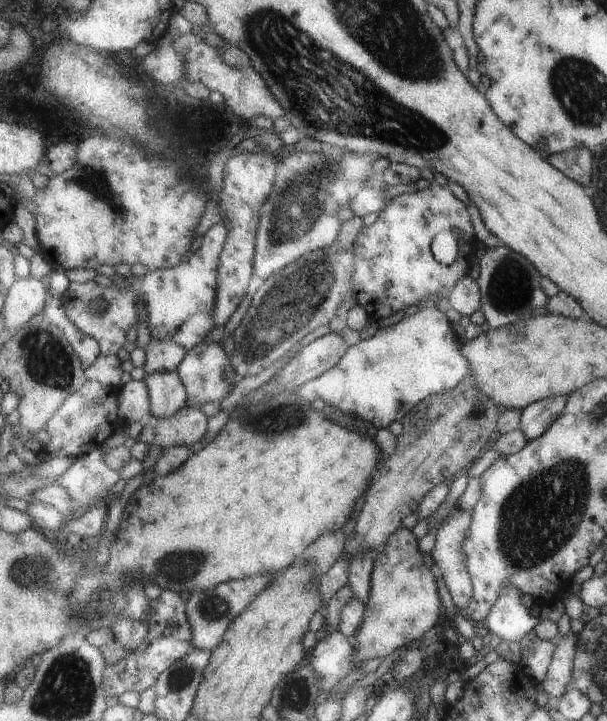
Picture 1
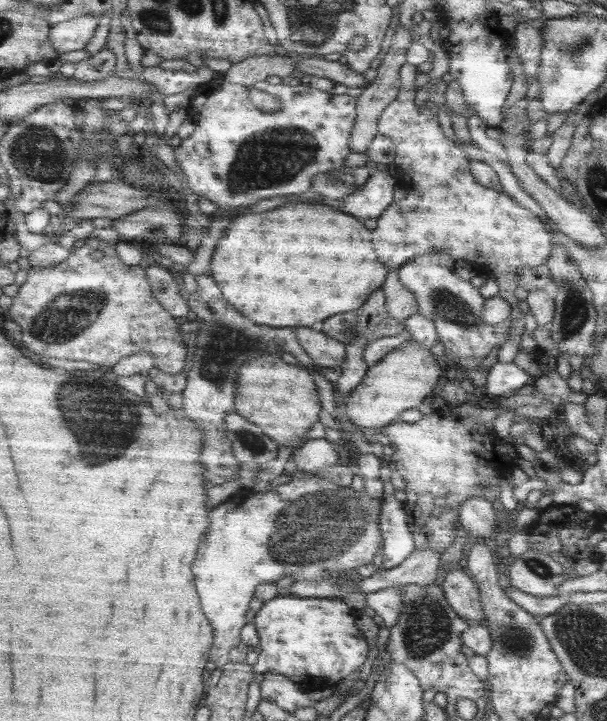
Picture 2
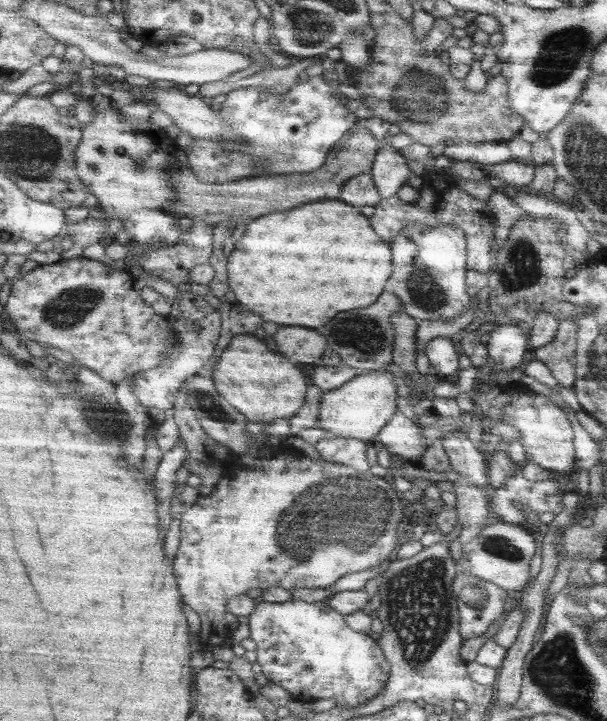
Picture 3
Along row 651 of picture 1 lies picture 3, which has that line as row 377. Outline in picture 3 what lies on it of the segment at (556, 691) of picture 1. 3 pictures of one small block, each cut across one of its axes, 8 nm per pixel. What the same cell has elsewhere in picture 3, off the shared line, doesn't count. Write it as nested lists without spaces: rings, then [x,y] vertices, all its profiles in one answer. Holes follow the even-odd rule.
[[[565,318],[557,324],[555,336],[549,344],[531,350],[531,358],[543,362],[559,386],[571,388],[575,382],[575,348],[577,348],[577,326],[573,318]]]

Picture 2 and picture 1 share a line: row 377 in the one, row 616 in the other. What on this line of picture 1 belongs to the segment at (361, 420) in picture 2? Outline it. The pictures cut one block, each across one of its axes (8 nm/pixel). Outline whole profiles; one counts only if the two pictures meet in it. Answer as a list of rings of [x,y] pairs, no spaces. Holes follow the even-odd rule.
[[[399,528],[385,548],[379,552],[373,572],[373,590],[367,602],[367,618],[363,630],[357,634],[357,658],[361,662],[385,658],[397,654],[409,642],[421,638],[425,632],[441,622],[441,594],[437,578],[423,564],[423,554],[419,552],[419,536],[415,530]]]

